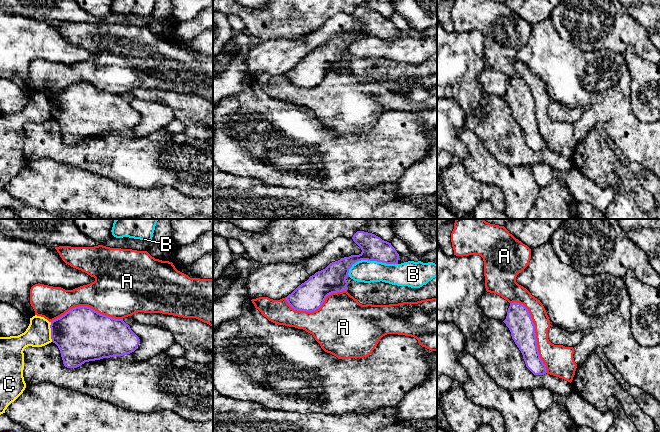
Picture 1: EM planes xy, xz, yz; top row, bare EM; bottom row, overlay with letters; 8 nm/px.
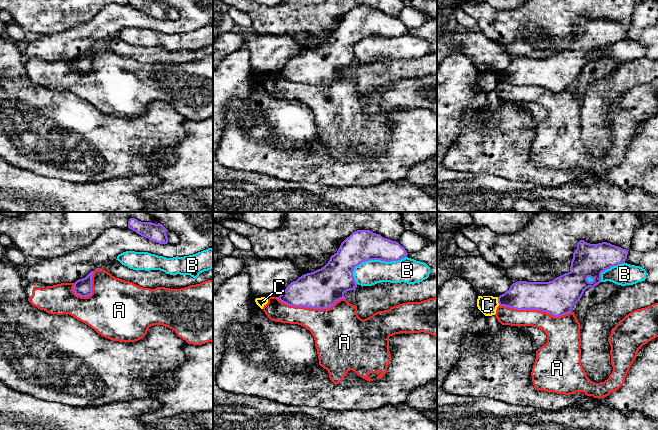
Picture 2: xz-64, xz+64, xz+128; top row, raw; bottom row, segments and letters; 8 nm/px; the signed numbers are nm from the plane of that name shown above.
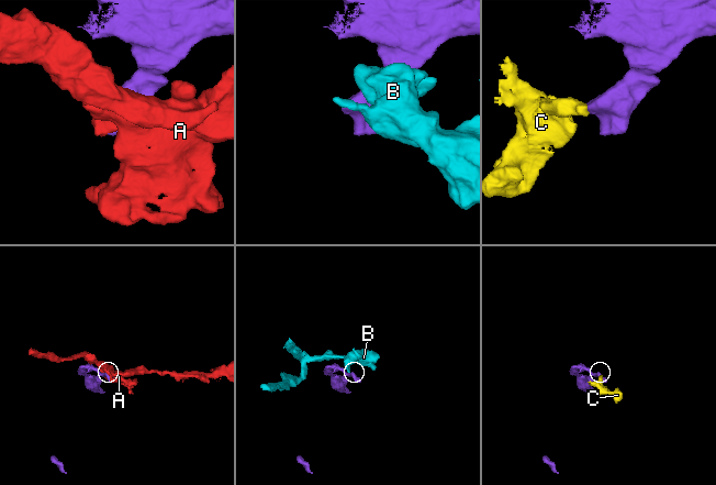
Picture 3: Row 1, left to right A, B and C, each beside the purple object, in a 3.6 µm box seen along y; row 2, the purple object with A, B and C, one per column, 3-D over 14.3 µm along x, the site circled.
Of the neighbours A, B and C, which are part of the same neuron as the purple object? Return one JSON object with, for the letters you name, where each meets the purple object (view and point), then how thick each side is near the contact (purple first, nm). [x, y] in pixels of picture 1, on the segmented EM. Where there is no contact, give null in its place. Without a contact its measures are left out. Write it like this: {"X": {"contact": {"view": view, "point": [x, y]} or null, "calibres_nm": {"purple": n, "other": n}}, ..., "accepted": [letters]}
{"accepted": []}

